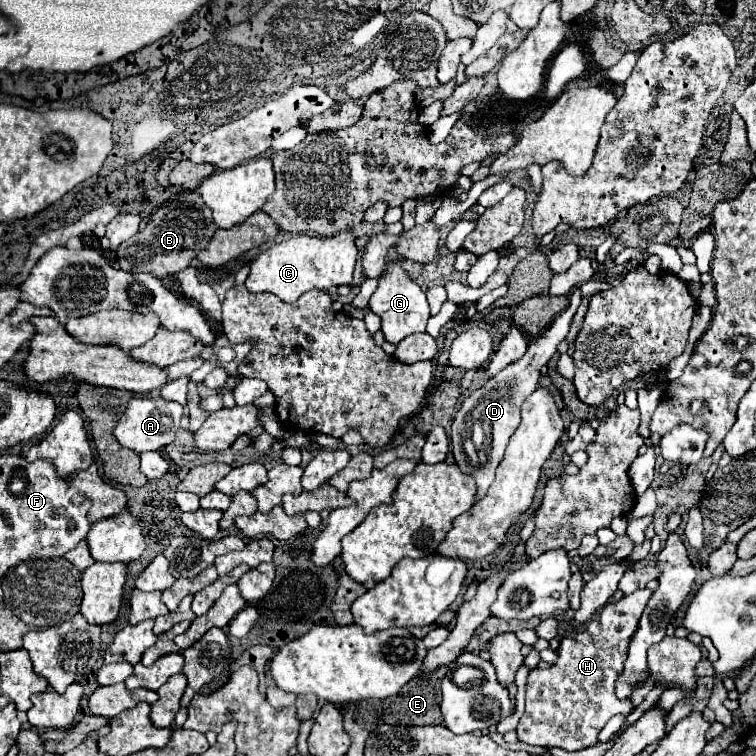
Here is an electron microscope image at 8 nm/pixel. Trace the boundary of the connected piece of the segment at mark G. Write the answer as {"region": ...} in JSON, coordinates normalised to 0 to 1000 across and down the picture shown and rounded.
{"region":[[[520,345],[512,348],[509,364],[501,369],[501,380],[491,390],[488,409],[504,419],[504,438],[509,443],[509,451],[520,454],[520,456],[528,456],[528,451],[533,451],[538,443],[560,440],[565,422],[570,417],[567,401],[565,401],[557,380],[546,369],[541,369],[541,364],[533,358],[530,351],[520,348]]]}

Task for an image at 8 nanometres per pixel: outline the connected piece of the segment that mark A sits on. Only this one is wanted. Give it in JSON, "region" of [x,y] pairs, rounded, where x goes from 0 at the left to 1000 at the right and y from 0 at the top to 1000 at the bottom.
{"region":[[[208,522],[205,525],[176,525],[171,530],[165,546],[160,549],[157,560],[152,562],[149,575],[163,591],[168,591],[179,599],[213,597],[231,581],[231,573],[237,567],[237,557],[239,557],[239,546],[242,546],[242,538],[237,533],[218,530]]]}

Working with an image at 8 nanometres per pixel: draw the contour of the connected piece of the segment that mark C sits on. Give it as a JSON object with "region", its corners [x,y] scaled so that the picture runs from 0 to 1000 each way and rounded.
{"region":[[[451,306],[440,313],[406,313],[393,311],[380,319],[364,321],[358,329],[345,335],[335,348],[324,380],[329,388],[361,388],[377,401],[393,398],[403,385],[435,382],[443,377],[464,374],[459,364],[467,364],[472,340],[467,306]]]}

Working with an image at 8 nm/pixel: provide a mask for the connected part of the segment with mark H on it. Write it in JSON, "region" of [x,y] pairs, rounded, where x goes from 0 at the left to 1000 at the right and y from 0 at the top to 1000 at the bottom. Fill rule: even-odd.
{"region":[[[845,779],[835,787],[827,787],[816,798],[806,798],[795,806],[795,811],[782,819],[774,829],[774,835],[763,835],[758,843],[745,843],[738,857],[739,870],[734,880],[724,885],[702,885],[697,893],[697,919],[694,919],[694,943],[684,959],[684,975],[692,983],[700,985],[716,985],[716,988],[742,988],[750,993],[766,993],[779,985],[790,983],[792,967],[800,962],[800,956],[811,946],[832,946],[837,940],[835,925],[819,927],[813,922],[813,898],[824,888],[824,874],[829,869],[829,848],[835,848],[835,837],[840,837],[840,824],[845,824],[845,816],[856,800],[856,792],[861,790],[858,779]]]}

